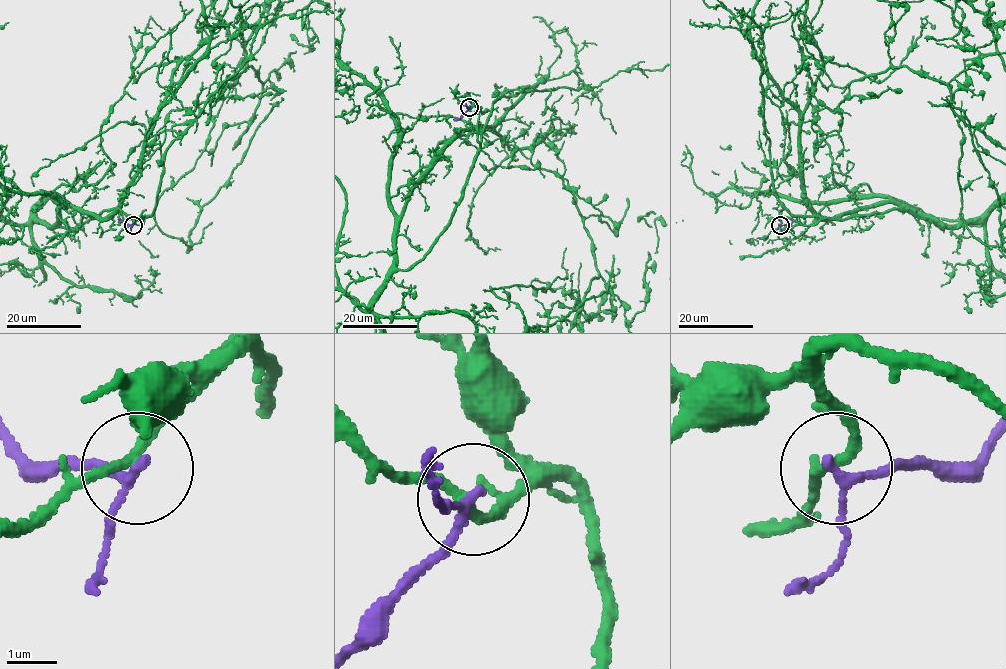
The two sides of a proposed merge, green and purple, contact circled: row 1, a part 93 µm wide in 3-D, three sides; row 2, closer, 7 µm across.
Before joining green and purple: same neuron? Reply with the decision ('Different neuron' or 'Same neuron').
Different neuron

